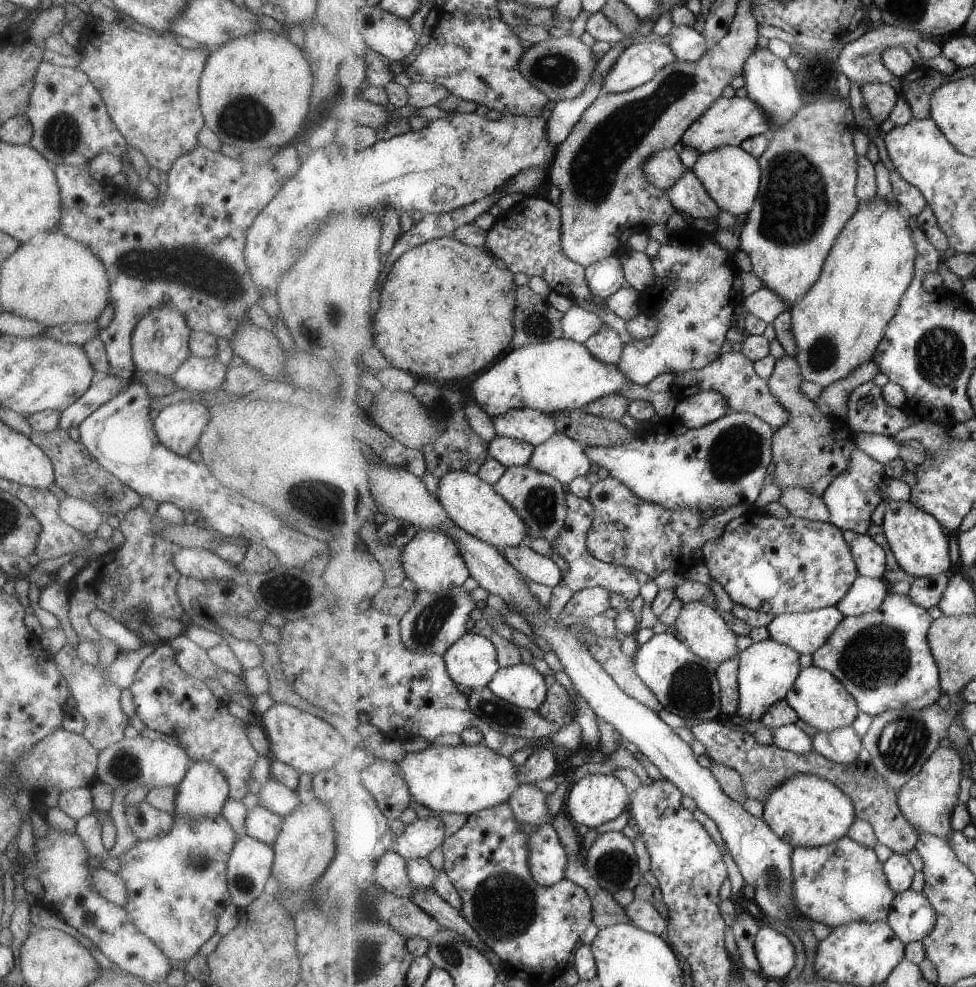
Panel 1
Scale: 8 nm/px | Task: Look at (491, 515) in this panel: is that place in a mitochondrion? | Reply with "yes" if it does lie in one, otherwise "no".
no

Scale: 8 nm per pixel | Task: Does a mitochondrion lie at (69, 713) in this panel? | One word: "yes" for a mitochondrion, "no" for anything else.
no

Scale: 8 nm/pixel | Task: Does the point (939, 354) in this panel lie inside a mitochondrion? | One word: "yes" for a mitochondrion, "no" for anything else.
yes

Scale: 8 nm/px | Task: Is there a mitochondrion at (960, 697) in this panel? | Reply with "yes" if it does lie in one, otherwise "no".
no

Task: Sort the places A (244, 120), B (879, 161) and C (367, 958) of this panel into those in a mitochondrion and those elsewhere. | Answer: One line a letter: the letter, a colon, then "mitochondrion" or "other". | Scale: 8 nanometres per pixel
A: mitochondrion
B: other
C: mitochondrion

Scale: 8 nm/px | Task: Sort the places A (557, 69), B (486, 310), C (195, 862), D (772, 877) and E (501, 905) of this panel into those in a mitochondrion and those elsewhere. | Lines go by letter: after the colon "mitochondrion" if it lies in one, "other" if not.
A: mitochondrion
B: other
C: mitochondrion
D: mitochondrion
E: mitochondrion

